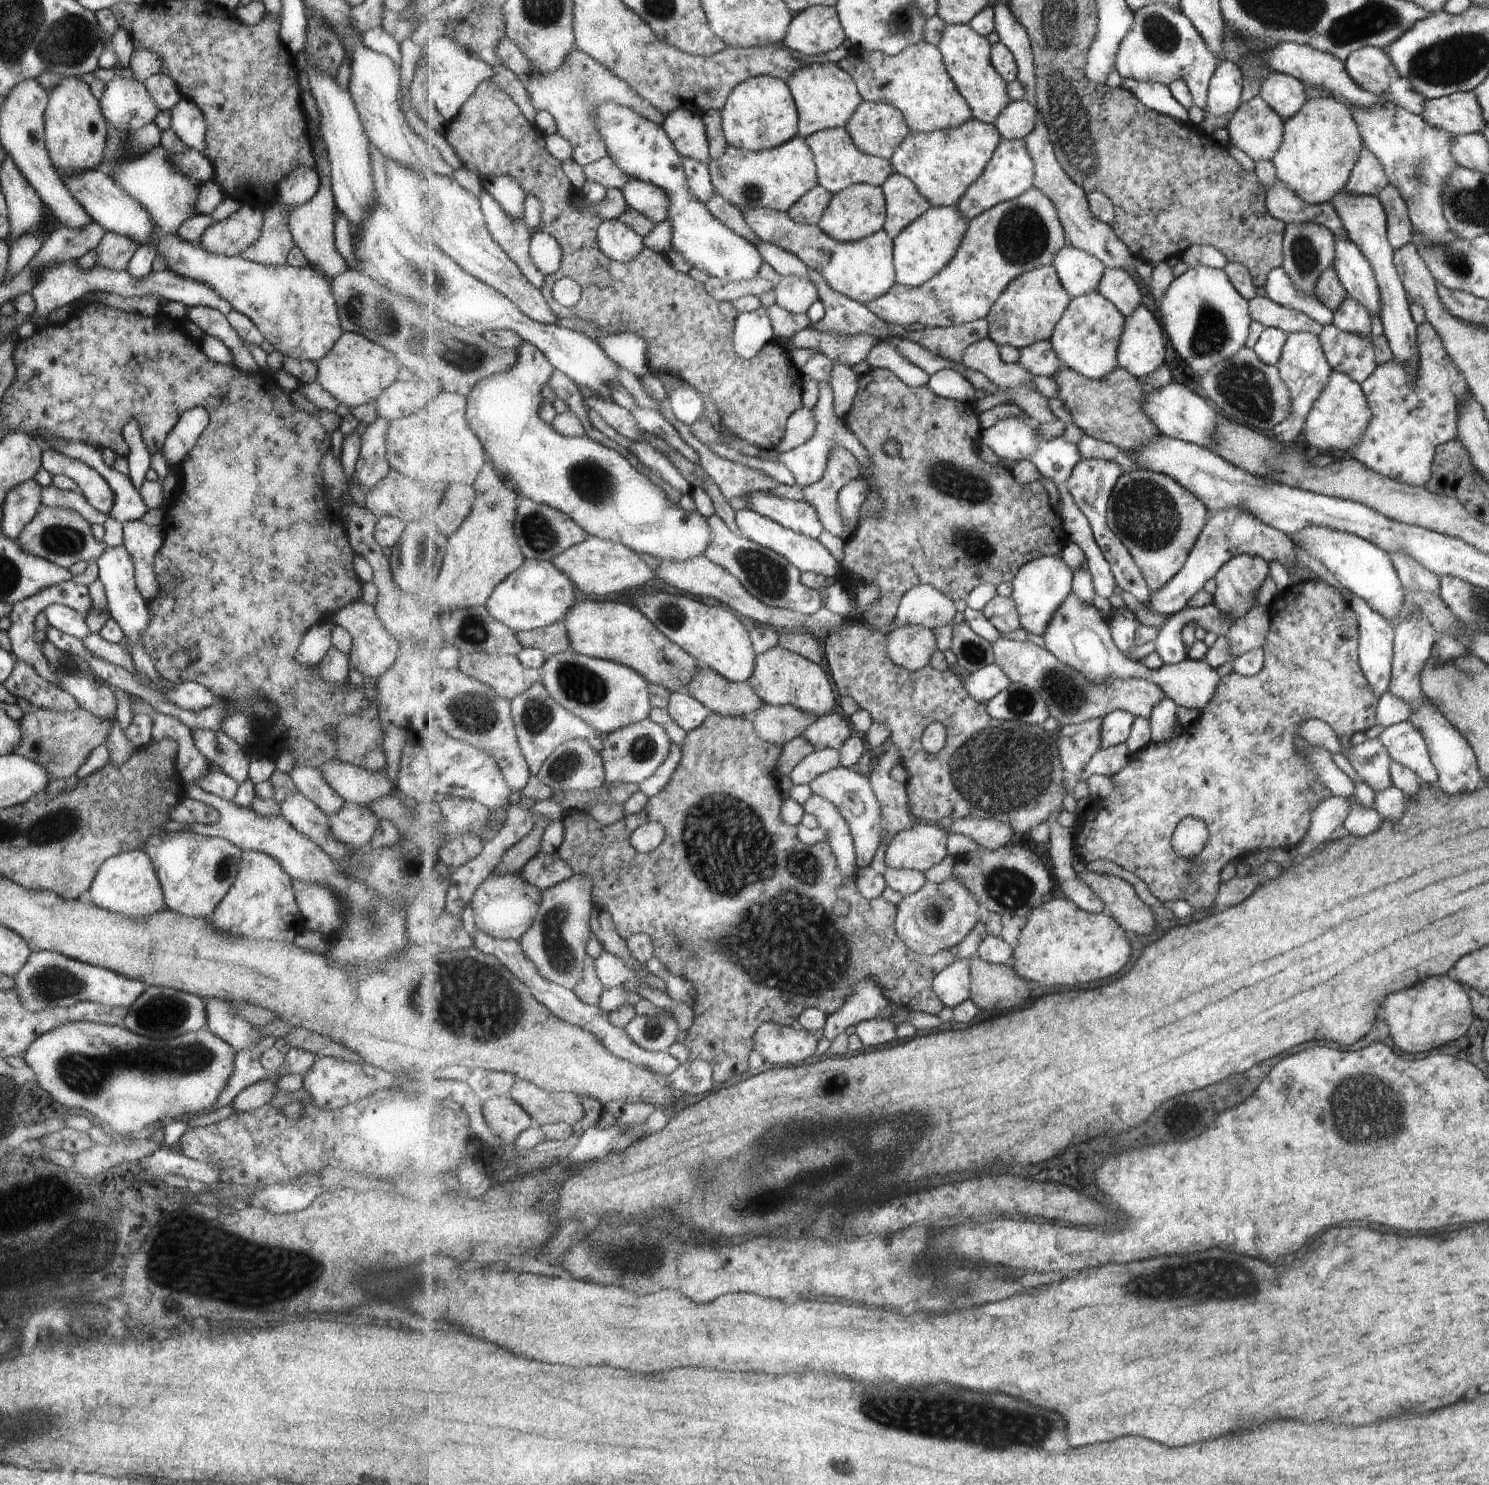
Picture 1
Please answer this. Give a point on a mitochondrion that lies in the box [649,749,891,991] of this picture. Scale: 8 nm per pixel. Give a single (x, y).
(682, 947)

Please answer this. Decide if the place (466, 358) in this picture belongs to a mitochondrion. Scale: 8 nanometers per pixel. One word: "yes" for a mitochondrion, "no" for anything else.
yes

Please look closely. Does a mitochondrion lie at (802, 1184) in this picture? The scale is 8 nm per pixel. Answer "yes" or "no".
yes

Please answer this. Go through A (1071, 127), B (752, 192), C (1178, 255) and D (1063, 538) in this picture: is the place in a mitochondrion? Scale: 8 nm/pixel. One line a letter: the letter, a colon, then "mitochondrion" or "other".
A: mitochondrion
B: mitochondrion
C: other
D: other

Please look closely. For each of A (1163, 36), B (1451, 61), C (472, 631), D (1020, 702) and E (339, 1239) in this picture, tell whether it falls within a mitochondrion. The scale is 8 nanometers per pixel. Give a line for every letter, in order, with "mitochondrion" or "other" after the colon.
A: mitochondrion
B: mitochondrion
C: mitochondrion
D: mitochondrion
E: other

